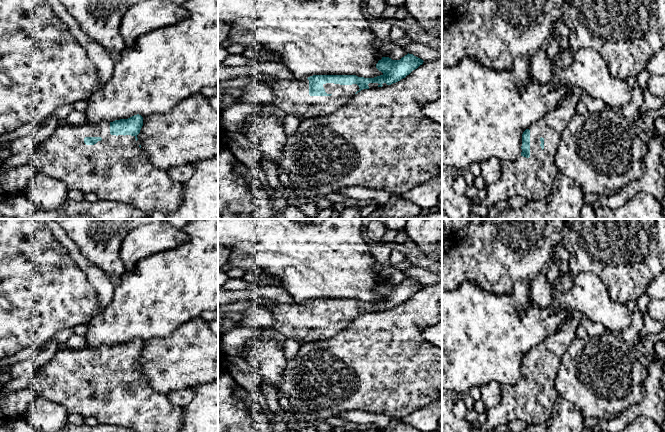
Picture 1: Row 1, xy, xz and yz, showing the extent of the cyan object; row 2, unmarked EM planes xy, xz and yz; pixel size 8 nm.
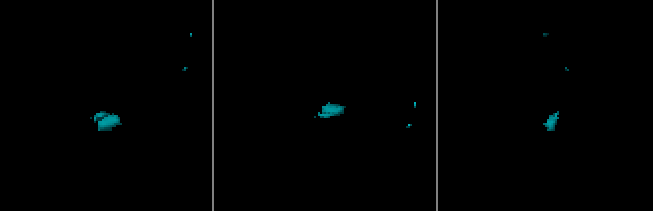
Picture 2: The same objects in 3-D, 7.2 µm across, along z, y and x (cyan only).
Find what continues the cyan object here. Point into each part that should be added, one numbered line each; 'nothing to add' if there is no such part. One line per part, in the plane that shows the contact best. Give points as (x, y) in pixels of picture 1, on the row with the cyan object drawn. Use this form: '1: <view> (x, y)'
1: xz (292, 96)

